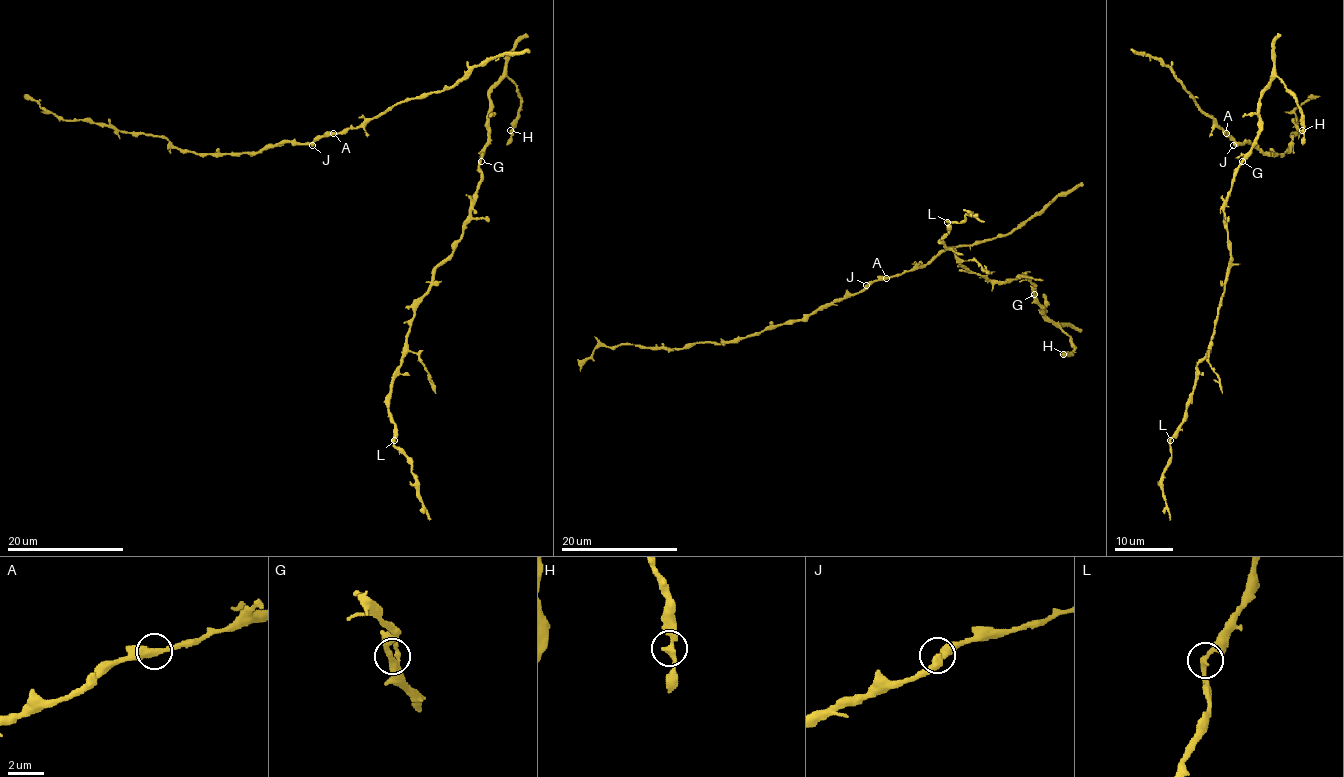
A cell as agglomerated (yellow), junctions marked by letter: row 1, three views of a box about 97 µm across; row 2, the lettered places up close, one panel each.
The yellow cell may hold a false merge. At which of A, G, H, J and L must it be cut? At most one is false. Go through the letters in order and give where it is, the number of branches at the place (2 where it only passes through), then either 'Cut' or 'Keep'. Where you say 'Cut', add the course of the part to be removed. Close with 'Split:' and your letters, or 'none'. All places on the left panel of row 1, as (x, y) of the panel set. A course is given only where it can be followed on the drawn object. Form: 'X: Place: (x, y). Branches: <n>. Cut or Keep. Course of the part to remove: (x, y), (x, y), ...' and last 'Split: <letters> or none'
A: Place: (333, 133). Branches: 2. Keep
G: Place: (481, 161). Branches: 2. Keep
H: Place: (510, 130). Branches: 2. Keep
J: Place: (312, 145). Branches: 2. Keep
L: Place: (394, 440). Branches: 2. Keep
Split: none

